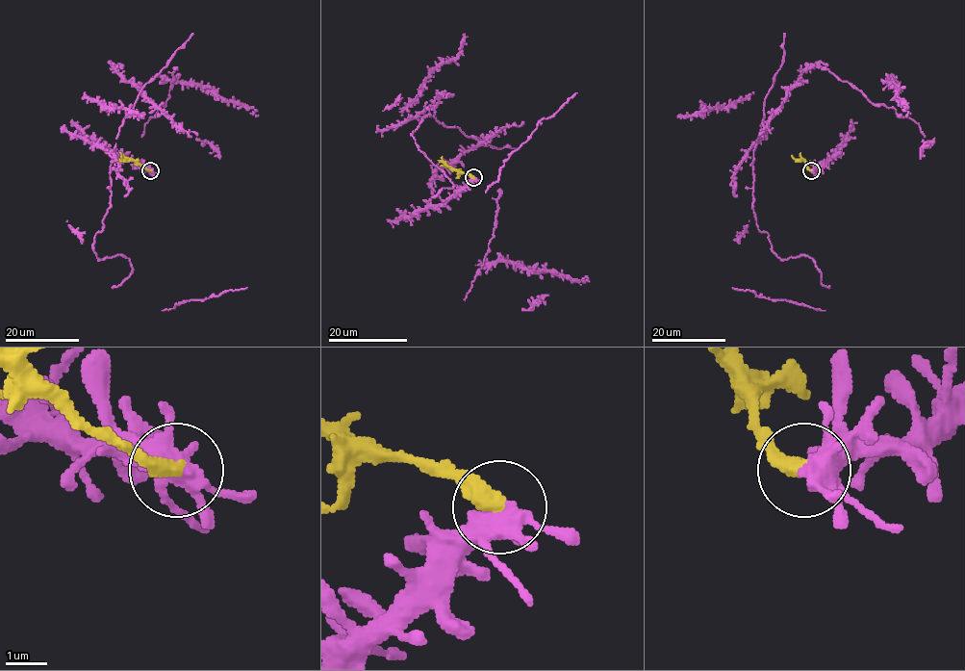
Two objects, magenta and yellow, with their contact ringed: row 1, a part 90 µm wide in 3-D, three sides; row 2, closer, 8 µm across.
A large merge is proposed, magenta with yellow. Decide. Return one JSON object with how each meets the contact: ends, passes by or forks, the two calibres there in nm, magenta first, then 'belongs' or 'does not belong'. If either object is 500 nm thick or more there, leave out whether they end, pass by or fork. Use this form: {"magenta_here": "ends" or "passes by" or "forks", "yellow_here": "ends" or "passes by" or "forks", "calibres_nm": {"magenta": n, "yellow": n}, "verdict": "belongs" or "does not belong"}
{"magenta_here": "forks", "yellow_here": "ends", "calibres_nm": {"magenta": 400, "yellow": 400}, "verdict": "does not belong"}

